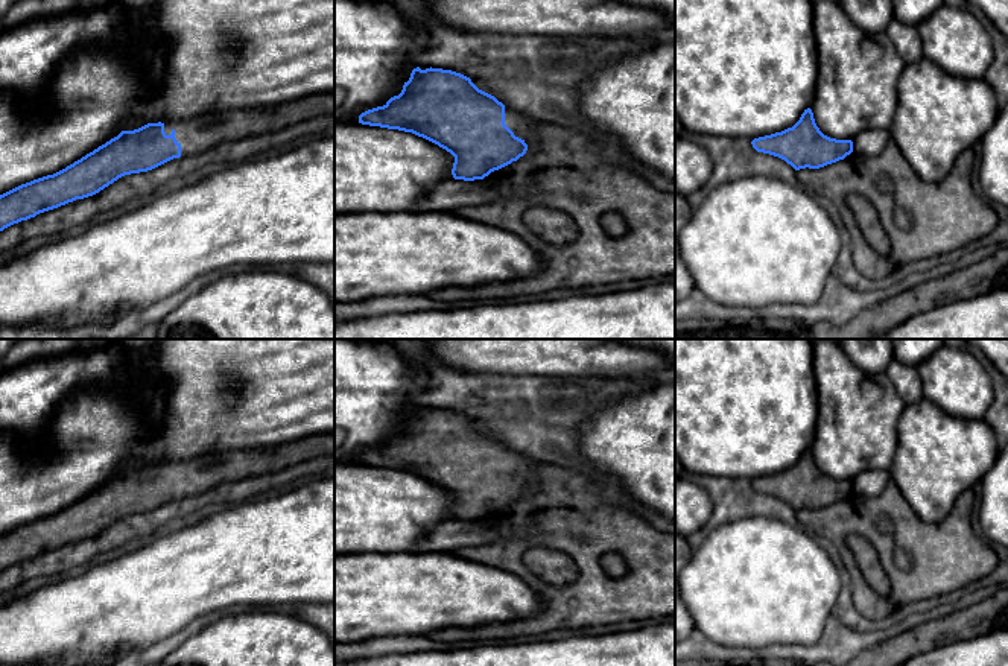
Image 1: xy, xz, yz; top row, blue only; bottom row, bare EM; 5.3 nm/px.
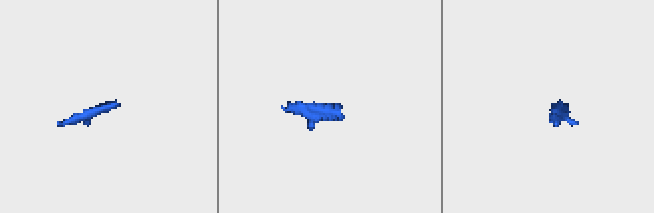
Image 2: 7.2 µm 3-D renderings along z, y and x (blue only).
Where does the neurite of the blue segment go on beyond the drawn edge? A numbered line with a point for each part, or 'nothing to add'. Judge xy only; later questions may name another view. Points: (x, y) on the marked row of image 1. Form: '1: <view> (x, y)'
1: xy (198, 134)

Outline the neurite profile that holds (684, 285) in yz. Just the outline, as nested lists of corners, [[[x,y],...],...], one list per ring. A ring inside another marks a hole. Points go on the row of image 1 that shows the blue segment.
[[[675,192],[675,303],[687,298],[695,289],[693,278],[683,260],[680,234],[692,216],[689,199]]]

